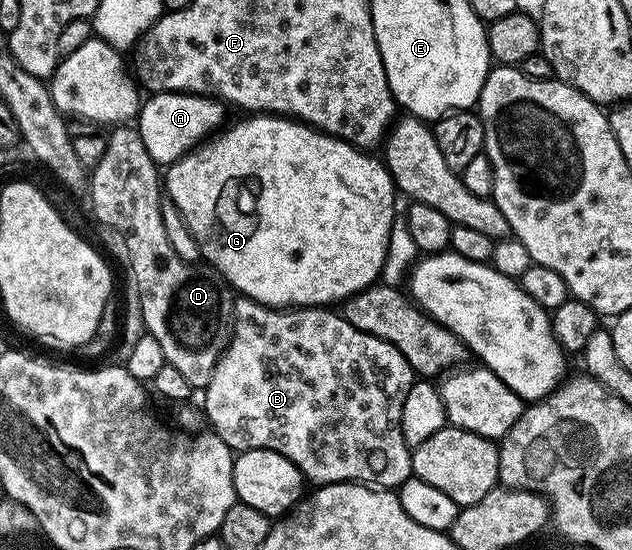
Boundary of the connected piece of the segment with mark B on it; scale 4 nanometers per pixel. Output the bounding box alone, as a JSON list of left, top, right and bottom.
[210,296,414,487]

